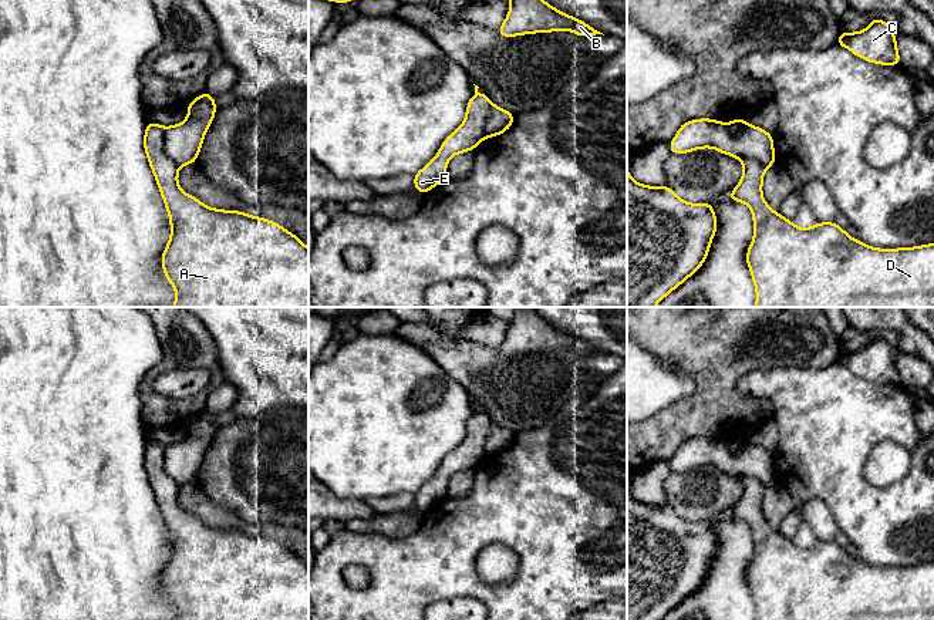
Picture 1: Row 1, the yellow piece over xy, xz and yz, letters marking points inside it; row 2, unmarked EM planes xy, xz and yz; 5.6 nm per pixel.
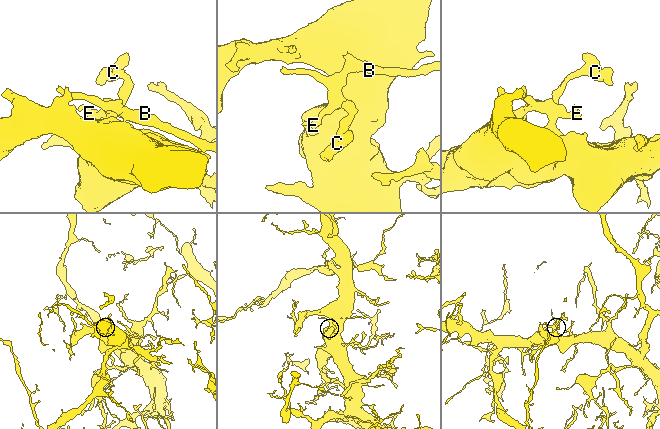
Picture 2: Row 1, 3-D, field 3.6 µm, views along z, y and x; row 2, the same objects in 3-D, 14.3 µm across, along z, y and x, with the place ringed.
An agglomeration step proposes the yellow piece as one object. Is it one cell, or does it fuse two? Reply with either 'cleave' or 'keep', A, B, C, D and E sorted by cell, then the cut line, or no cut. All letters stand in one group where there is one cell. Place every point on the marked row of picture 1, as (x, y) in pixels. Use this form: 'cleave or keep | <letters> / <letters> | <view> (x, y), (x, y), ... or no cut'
cleave | A D E / B C | xy (165, 128), (164, 151), (178, 167)

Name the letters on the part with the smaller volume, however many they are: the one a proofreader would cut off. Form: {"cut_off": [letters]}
{"cut_off": ["B", "C"]}

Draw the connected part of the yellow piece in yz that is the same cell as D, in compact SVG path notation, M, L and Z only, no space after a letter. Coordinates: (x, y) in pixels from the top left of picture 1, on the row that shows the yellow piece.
M738 156L744 175L726 195L752 210L753 240L746 264L756 289L755 307L934 307L934 243L876 249L852 239L836 222L799 229L769 208L762 196L765 166Z

